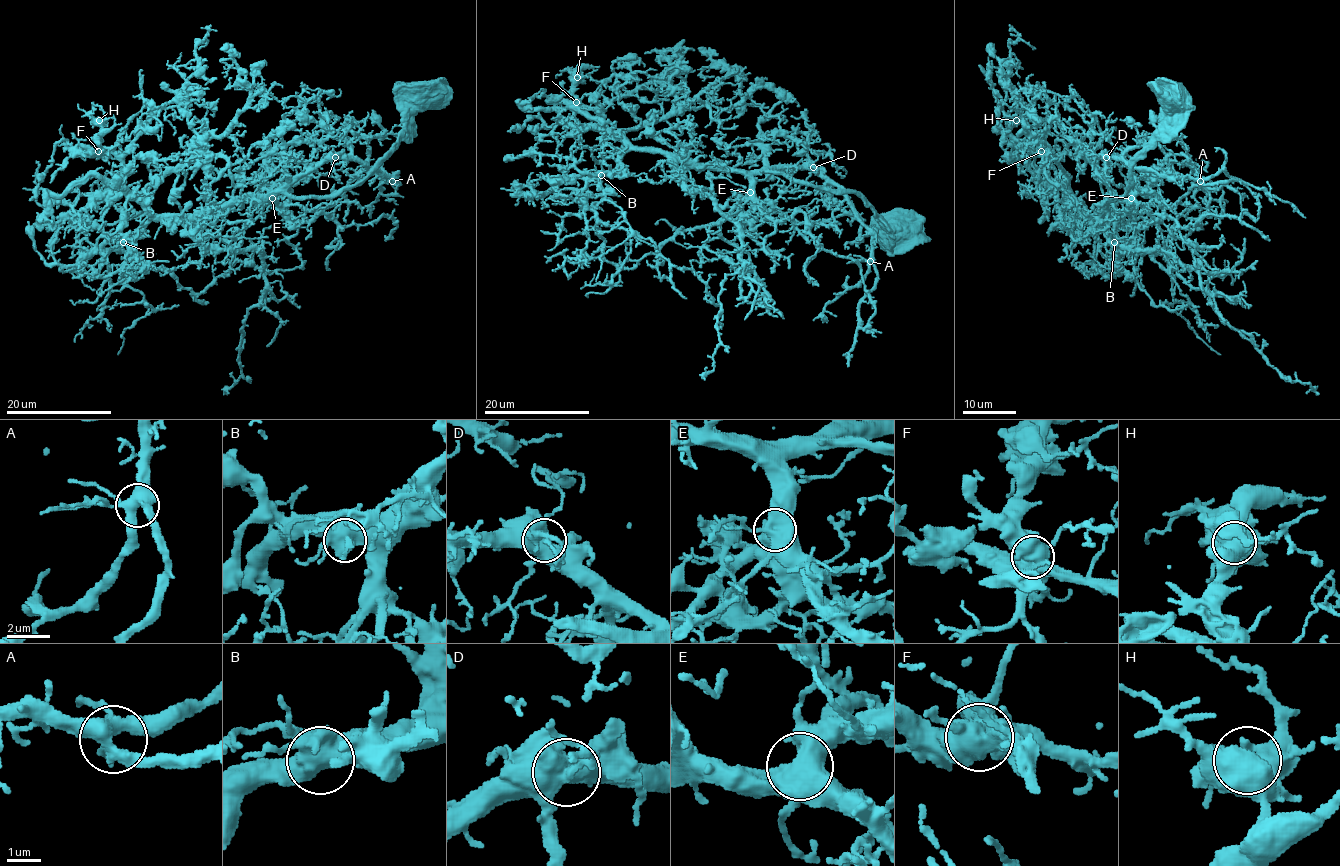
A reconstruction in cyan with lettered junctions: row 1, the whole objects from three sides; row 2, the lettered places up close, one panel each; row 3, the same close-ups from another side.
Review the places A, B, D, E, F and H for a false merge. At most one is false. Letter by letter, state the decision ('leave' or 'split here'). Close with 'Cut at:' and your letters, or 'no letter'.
A: leave
B: leave
D: leave
E: leave
F: leave
H: leave
Cut at: no letter

